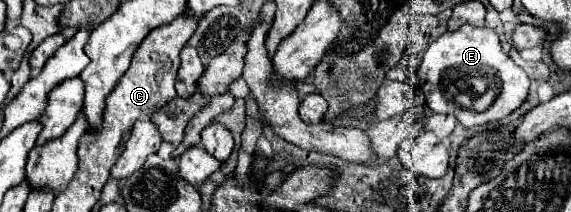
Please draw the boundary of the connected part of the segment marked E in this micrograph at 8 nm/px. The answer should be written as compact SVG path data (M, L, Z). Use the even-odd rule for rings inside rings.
M461 25L457 31L447 31L437 37L425 51L417 71L417 79L425 93L425 103L433 113L455 115L465 127L483 127L513 113L527 97L529 77L503 53L497 33L489 27ZM463 79L463 85L457 81ZM483 85L483 87L475 87ZM483 93L497 93L489 107L479 111L477 101Z

